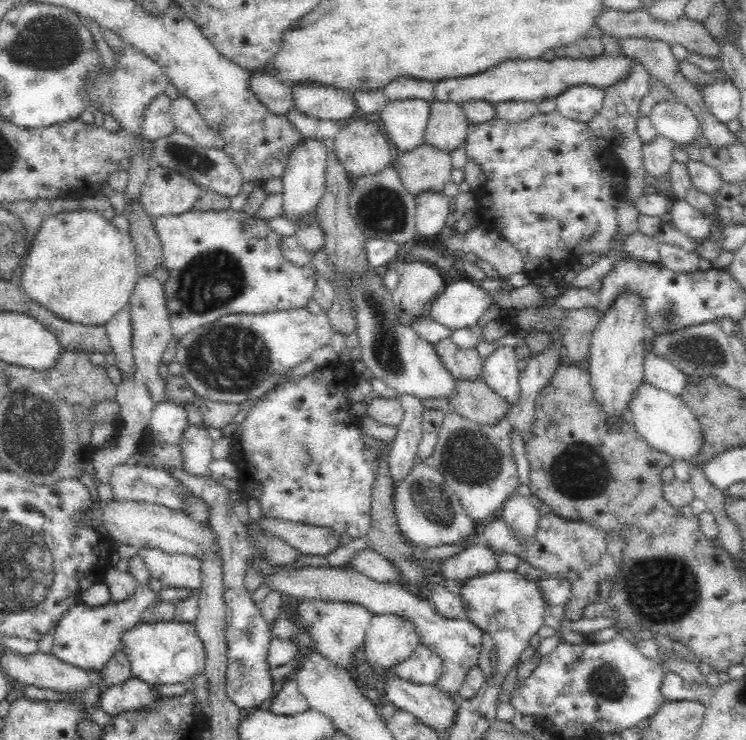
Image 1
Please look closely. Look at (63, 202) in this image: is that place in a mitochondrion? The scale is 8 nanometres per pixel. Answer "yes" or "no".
no

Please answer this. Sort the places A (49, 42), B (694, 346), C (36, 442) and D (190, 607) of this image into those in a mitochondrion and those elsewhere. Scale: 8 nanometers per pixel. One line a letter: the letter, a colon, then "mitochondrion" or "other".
A: mitochondrion
B: mitochondrion
C: mitochondrion
D: other

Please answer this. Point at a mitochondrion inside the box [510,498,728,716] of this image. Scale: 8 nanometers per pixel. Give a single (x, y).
(663, 590)

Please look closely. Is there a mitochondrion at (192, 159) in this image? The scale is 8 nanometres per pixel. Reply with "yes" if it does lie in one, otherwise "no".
yes

